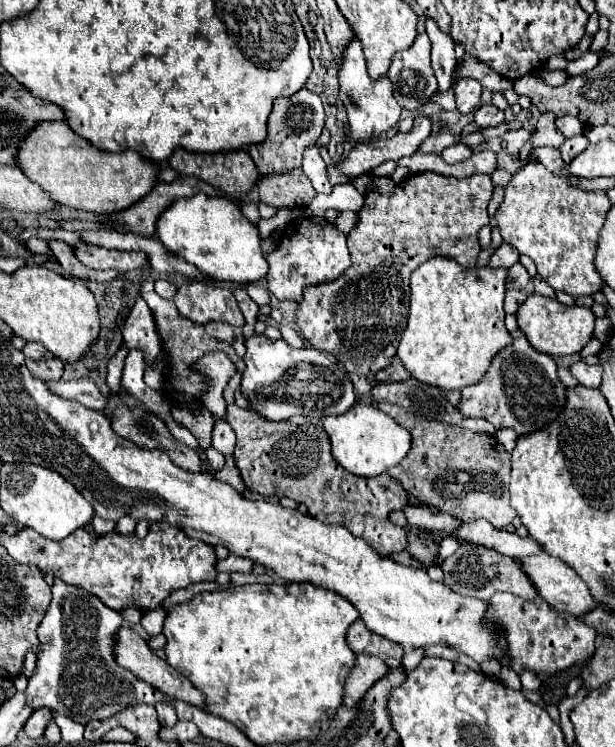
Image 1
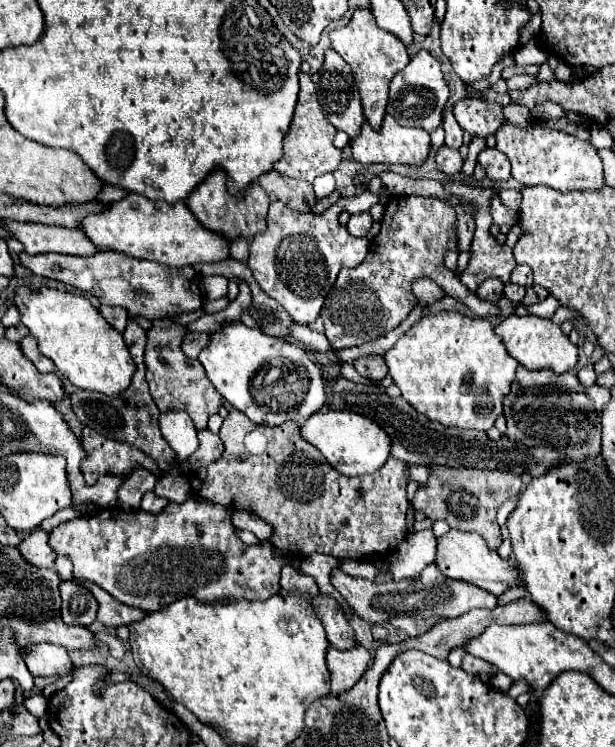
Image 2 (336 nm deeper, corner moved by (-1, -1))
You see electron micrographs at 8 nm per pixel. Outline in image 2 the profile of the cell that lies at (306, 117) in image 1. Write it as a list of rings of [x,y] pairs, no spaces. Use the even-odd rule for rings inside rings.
[[[300,72],[300,94],[298,94],[292,124],[284,136],[284,156],[274,164],[274,170],[284,176],[306,180],[306,182],[314,182],[316,176],[334,172],[340,164],[340,150],[332,144],[334,136],[336,136],[336,128],[328,122],[328,118],[324,116],[318,104],[314,82],[310,80],[308,74]]]

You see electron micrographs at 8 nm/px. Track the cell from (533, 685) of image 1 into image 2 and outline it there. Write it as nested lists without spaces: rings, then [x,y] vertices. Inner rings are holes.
[[[501,672],[497,673],[490,681],[491,686],[494,686],[496,690],[500,690],[500,692],[504,693],[510,689],[512,683],[513,680]]]

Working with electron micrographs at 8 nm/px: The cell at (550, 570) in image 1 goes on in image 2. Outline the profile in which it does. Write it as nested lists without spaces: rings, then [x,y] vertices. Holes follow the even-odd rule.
[[[450,530],[442,538],[438,538],[438,554],[436,554],[436,566],[448,576],[456,580],[464,580],[470,584],[480,586],[482,590],[492,592],[494,596],[502,596],[506,590],[514,586],[522,586],[522,572],[514,558],[500,558],[496,550],[490,550],[484,542],[484,538],[476,532],[460,532]]]

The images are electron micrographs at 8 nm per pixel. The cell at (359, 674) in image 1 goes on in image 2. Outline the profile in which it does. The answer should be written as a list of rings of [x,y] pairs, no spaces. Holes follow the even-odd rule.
[[[330,646],[326,662],[330,670],[332,694],[342,694],[362,678],[370,662],[370,652],[364,646],[356,646],[352,650],[336,650]]]

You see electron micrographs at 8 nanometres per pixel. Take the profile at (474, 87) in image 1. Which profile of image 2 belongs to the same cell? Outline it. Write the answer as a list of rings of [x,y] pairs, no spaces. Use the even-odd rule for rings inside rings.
[[[464,98],[456,102],[454,114],[462,130],[470,132],[472,136],[488,136],[502,126],[502,108],[480,98]]]

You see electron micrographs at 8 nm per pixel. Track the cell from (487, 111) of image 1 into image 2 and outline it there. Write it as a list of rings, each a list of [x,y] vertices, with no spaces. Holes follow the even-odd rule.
[[[484,148],[478,154],[478,162],[486,168],[486,174],[494,184],[506,182],[510,178],[510,162],[508,162],[506,154],[502,154],[500,150]]]

